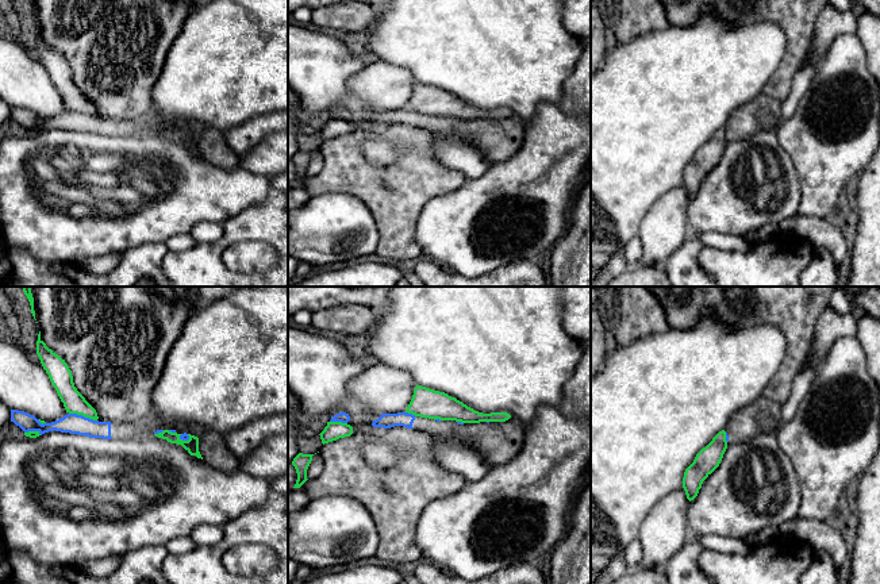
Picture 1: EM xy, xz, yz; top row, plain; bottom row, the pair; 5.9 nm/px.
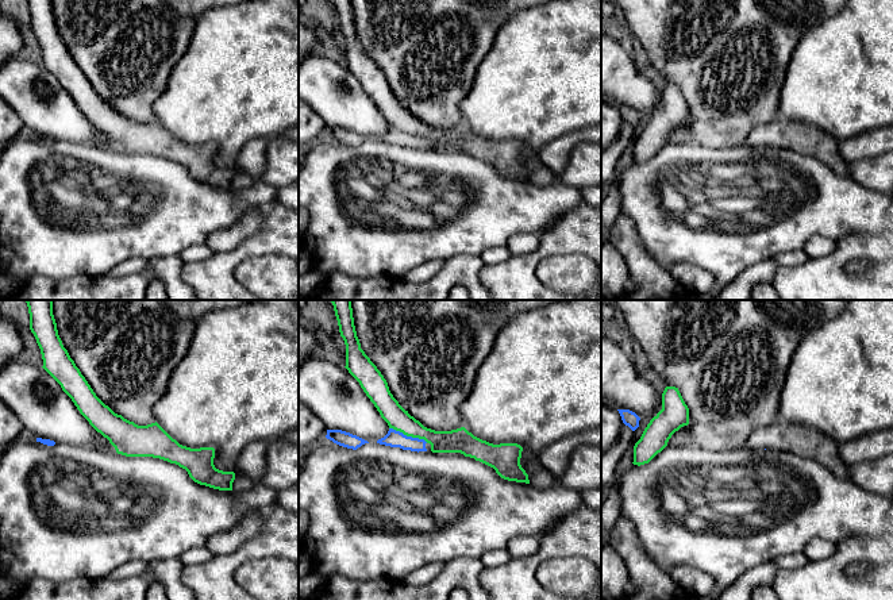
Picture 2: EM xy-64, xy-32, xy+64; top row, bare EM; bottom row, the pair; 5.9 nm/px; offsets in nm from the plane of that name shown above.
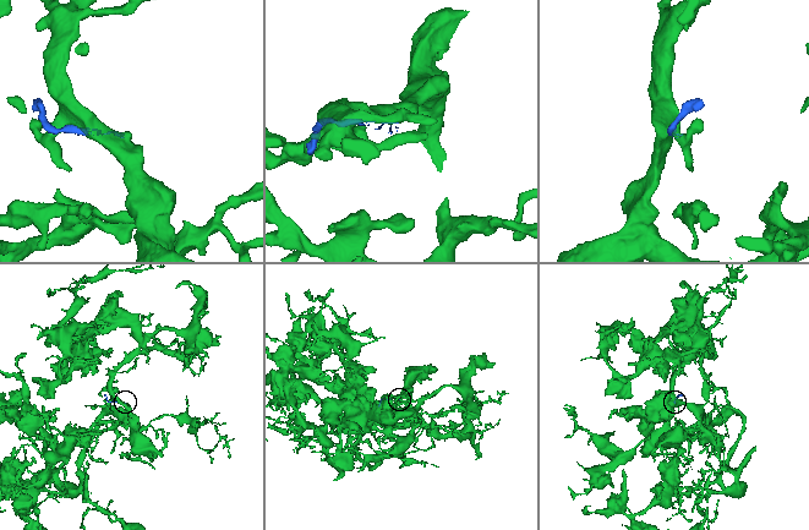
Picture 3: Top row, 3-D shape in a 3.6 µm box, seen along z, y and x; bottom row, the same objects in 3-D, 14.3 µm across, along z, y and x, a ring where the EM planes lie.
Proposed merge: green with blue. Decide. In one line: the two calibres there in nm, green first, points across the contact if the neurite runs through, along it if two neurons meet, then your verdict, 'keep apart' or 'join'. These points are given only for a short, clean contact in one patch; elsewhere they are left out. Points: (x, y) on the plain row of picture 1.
130 nm thick on the green side, 120 nm on the other; keep apart

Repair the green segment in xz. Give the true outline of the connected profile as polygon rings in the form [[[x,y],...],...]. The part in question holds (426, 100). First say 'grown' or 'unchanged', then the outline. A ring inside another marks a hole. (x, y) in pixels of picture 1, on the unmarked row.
unchanged; [[[422,82],[415,84],[406,110],[434,118],[456,118],[461,120],[506,119],[511,115],[507,110],[483,111],[474,108],[445,89]]]

